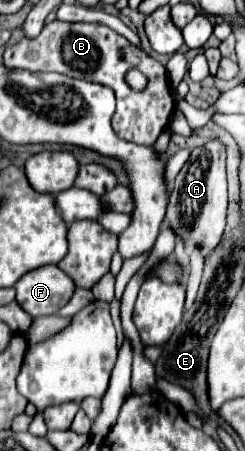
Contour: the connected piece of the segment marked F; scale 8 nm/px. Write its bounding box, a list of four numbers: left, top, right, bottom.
[16,265,76,317]

